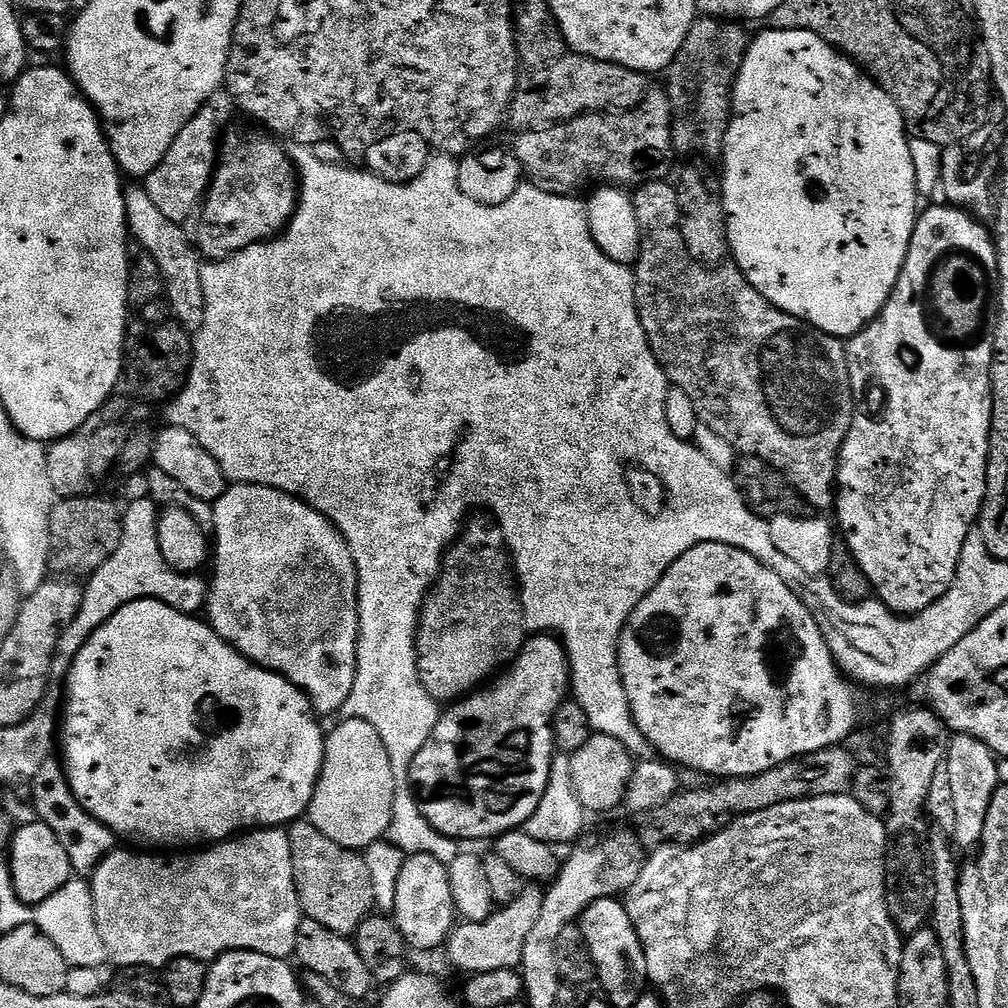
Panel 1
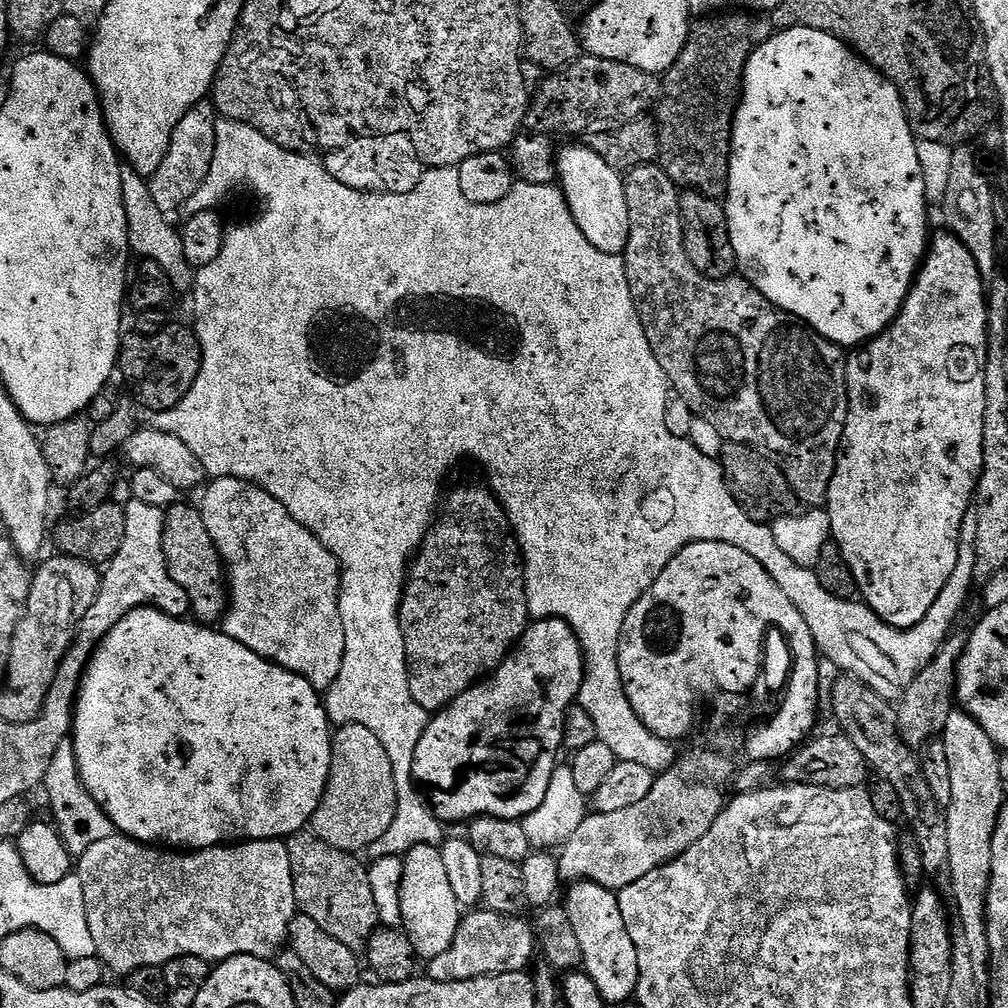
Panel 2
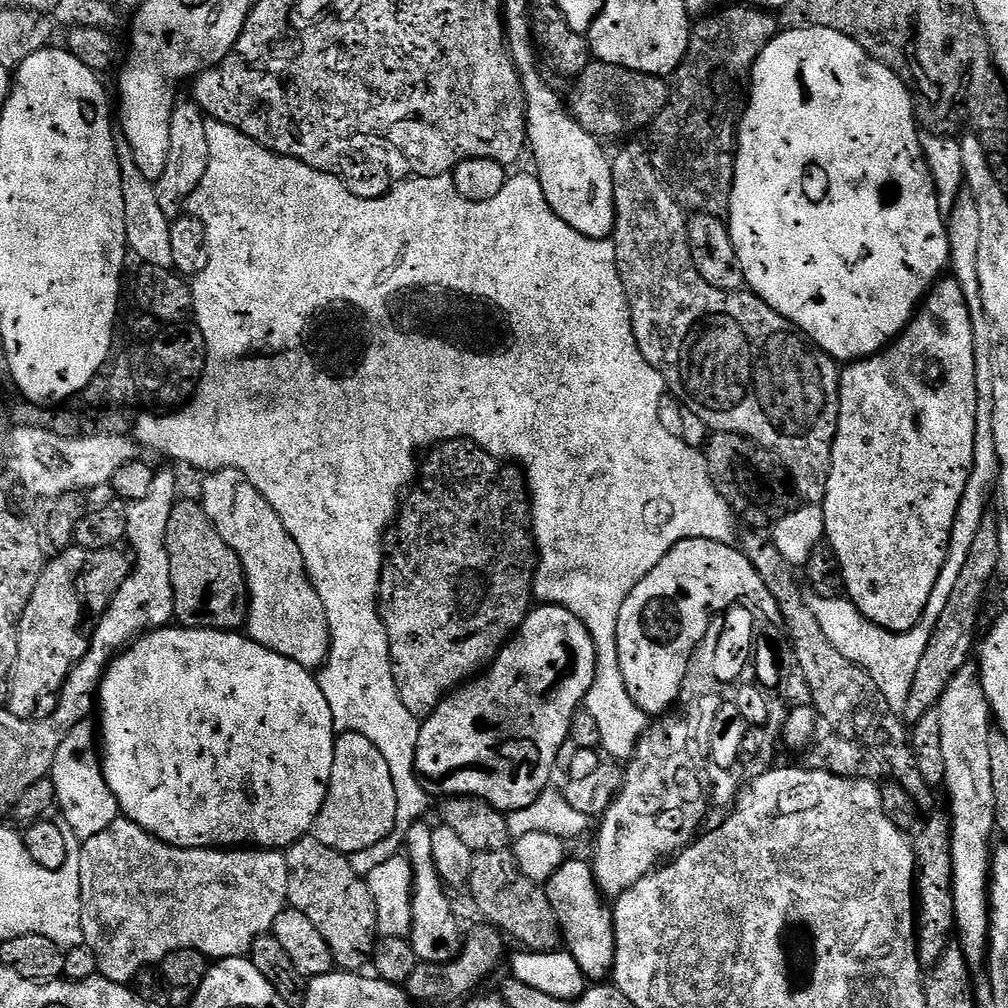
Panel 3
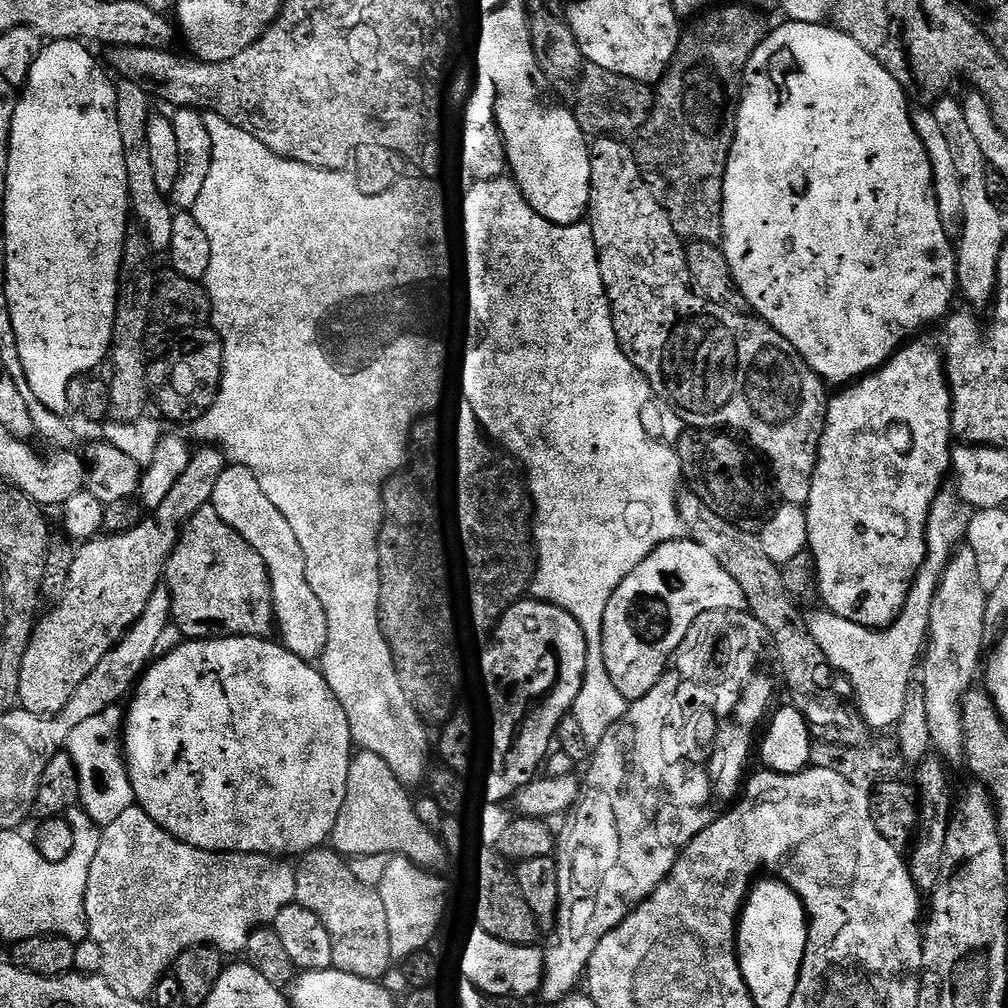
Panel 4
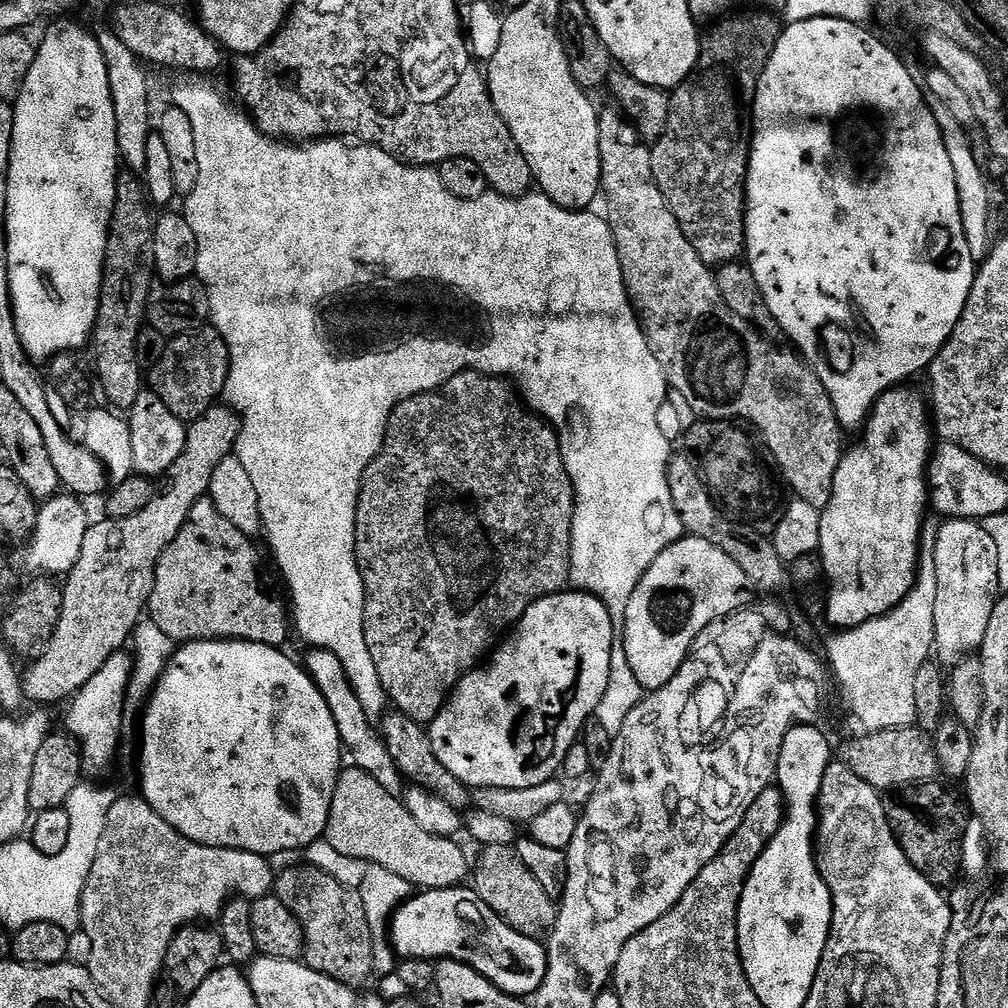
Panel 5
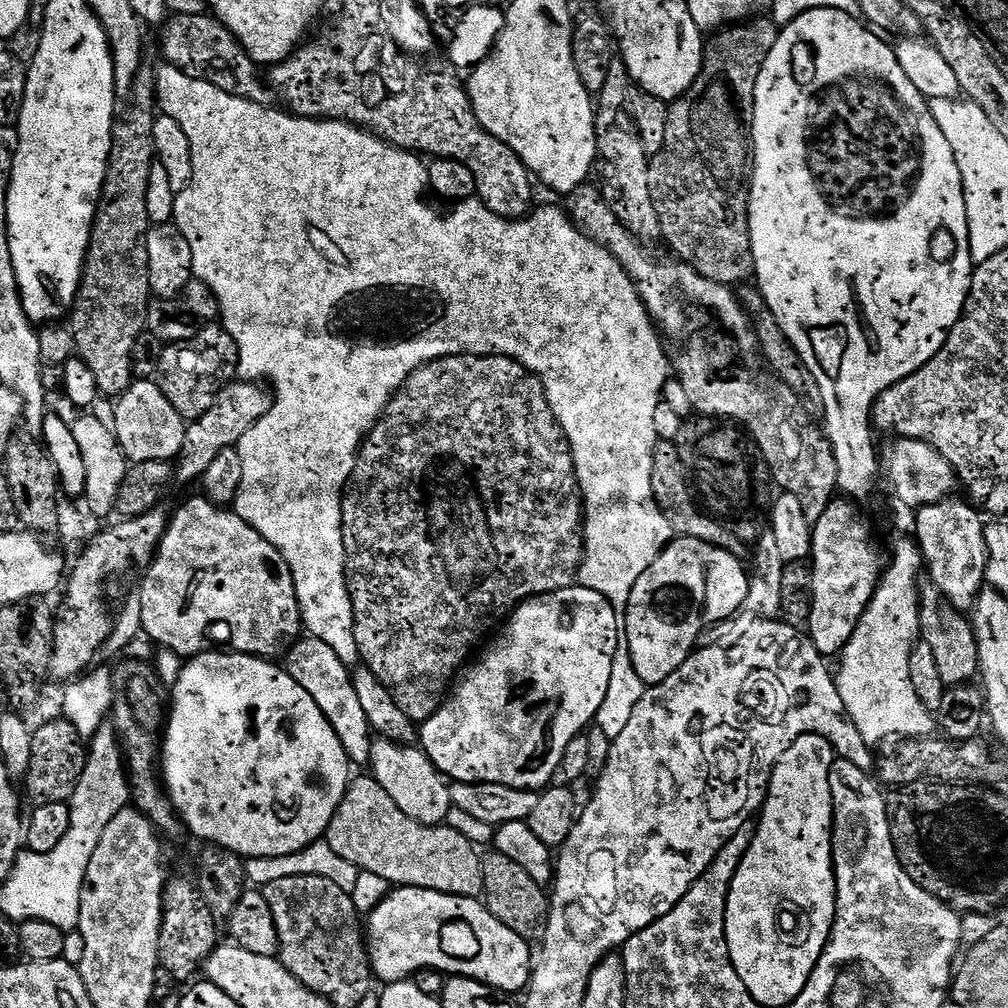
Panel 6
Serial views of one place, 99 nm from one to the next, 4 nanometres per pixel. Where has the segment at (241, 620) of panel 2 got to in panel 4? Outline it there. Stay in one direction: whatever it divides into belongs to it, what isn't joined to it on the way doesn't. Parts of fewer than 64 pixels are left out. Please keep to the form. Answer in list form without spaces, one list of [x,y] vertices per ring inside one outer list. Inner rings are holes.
[[[241,464],[226,466],[222,474],[218,474],[212,486],[210,506],[218,514],[218,518],[222,518],[222,522],[233,528],[260,556],[267,572],[267,591],[272,601],[274,628],[277,633],[280,631],[279,643],[295,656],[307,657],[308,647],[312,644],[312,612],[308,609],[310,600],[306,595],[306,585],[298,567],[297,557],[286,539],[284,519],[278,514],[276,507],[268,501],[266,494],[262,494],[250,470],[246,470]]]

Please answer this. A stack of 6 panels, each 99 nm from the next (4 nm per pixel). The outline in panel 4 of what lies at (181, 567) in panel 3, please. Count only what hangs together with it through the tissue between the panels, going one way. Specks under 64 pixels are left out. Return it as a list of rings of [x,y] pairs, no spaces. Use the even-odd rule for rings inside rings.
[[[201,506],[184,521],[175,544],[172,546],[172,553],[168,555],[168,559],[162,569],[162,580],[168,583],[168,596],[172,599],[172,620],[180,627],[181,637],[184,638],[223,638],[226,636],[258,636],[261,638],[269,635],[274,628],[272,619],[272,601],[267,591],[267,572],[261,558],[257,555],[248,543],[237,534],[233,528],[226,526],[226,522],[222,522],[222,518],[218,518],[218,514],[211,506]]]

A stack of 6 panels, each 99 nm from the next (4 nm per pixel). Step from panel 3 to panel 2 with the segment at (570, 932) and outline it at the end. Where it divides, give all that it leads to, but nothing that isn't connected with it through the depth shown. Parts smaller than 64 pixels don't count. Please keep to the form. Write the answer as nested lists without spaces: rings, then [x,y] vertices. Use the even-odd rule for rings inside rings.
[[[588,880],[573,883],[568,889],[568,901],[564,904],[568,911],[566,924],[581,946],[583,971],[587,972],[594,986],[598,986],[598,994],[602,994],[605,1005],[631,1001],[636,995],[638,956],[626,934],[626,924],[622,922],[619,895]]]

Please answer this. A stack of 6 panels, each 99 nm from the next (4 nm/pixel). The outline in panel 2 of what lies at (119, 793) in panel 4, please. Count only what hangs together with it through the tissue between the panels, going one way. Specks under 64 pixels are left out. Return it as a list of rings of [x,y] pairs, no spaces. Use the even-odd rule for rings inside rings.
[[[65,742],[58,746],[54,758],[50,758],[50,770],[46,770],[44,775],[42,792],[48,795],[48,804],[52,807],[51,819],[60,832],[66,850],[73,858],[79,858],[83,852],[90,850],[90,846],[114,835],[112,820],[82,782],[75,743]]]

